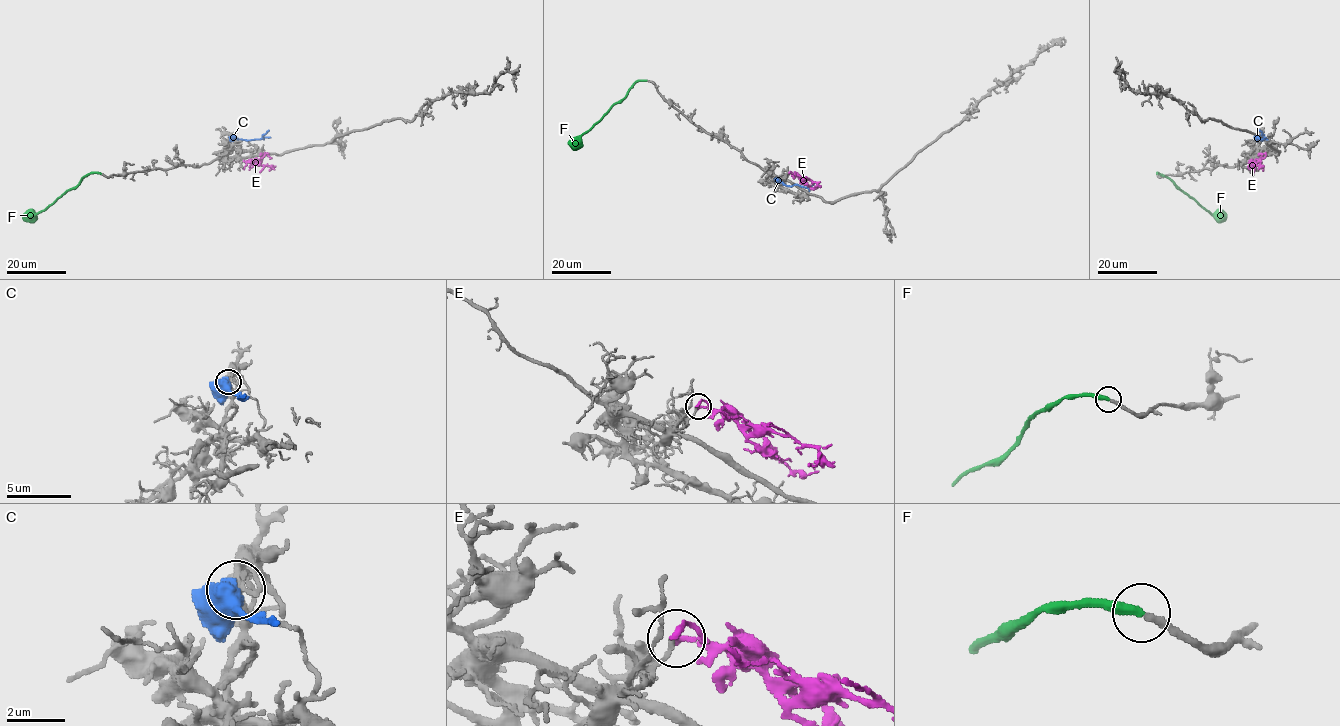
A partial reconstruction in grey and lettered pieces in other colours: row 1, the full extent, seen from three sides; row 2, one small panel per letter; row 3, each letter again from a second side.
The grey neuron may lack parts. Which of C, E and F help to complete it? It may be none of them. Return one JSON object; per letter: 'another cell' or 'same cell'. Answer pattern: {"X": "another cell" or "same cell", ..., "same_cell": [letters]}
{"C": "another cell", "E": "another cell", "F": "same cell", "same_cell": ["F"]}

